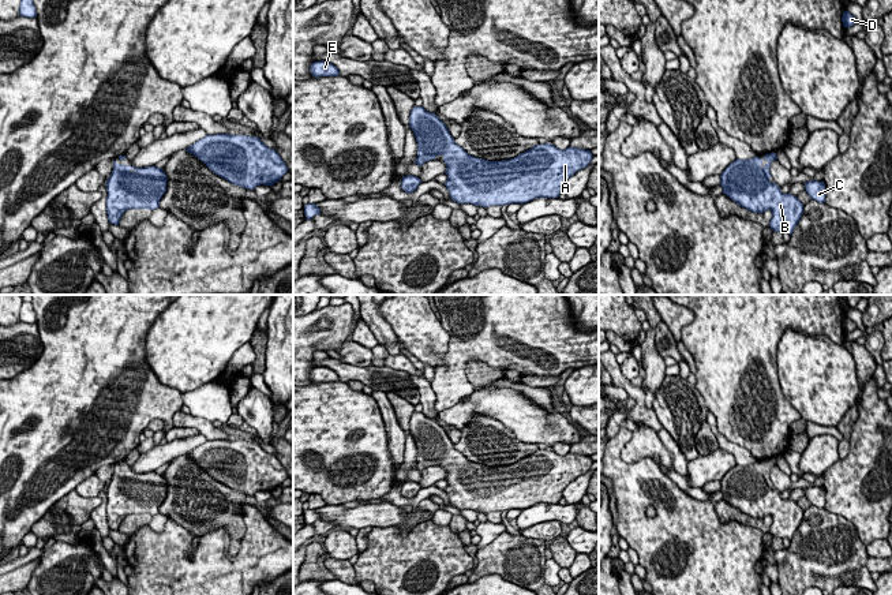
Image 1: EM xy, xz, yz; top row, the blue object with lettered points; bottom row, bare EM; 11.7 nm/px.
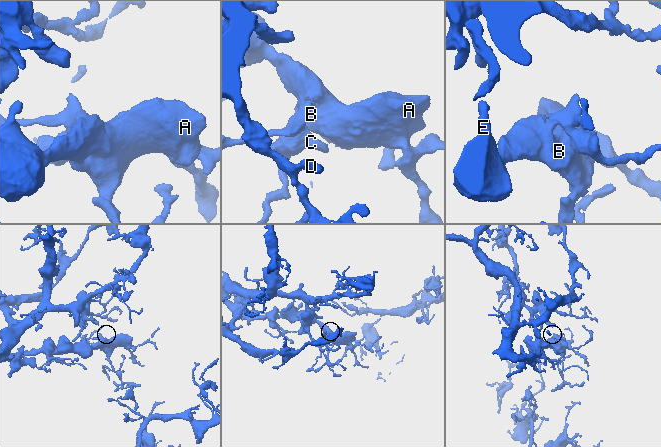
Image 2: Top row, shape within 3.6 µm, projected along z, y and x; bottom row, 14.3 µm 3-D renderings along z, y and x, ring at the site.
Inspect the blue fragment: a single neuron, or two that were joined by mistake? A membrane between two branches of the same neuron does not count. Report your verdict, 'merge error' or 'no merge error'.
no merge error

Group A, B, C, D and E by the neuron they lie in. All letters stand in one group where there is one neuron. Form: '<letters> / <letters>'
A B C D E

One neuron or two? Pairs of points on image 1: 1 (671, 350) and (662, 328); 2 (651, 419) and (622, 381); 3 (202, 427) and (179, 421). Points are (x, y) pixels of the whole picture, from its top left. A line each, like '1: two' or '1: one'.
1: one
2: one
3: one

